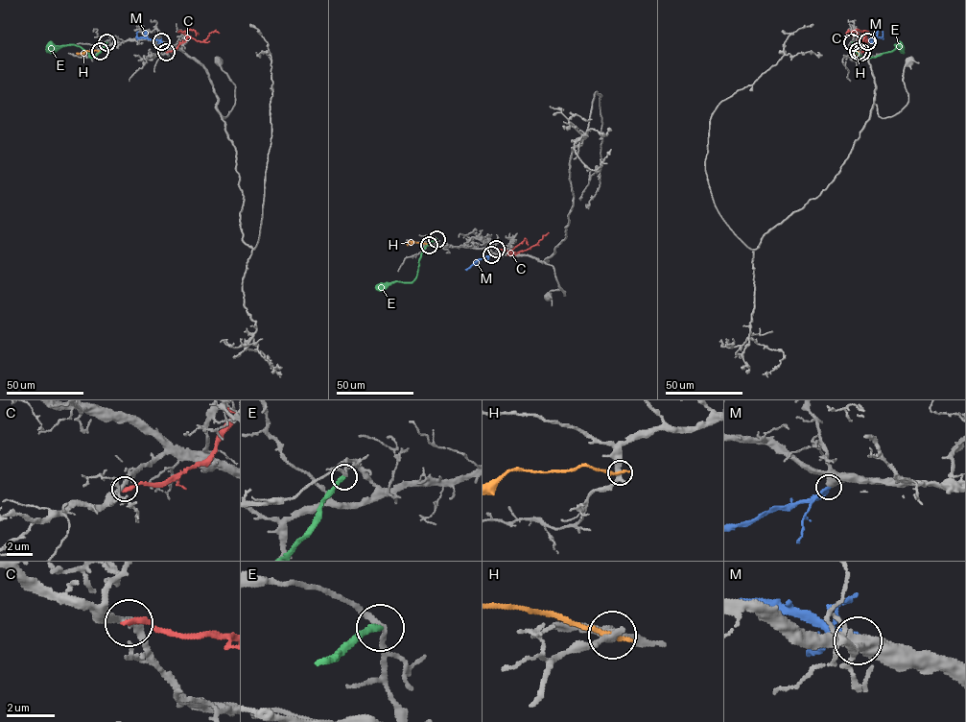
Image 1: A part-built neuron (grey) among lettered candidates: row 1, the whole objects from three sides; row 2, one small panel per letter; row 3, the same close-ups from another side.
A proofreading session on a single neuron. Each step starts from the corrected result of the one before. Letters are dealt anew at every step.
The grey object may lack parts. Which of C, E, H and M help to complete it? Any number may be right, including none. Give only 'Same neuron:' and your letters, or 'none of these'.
Same neuron: M

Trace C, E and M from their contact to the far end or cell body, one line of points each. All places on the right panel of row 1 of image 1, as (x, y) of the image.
C: (861, 52), (866, 37), (859, 41), (854, 33), (846, 33)
E: (852, 42), (860, 57), (871, 58), (891, 52), (895, 45), (903, 52)
M: (867, 41), (882, 37), (883, 31)

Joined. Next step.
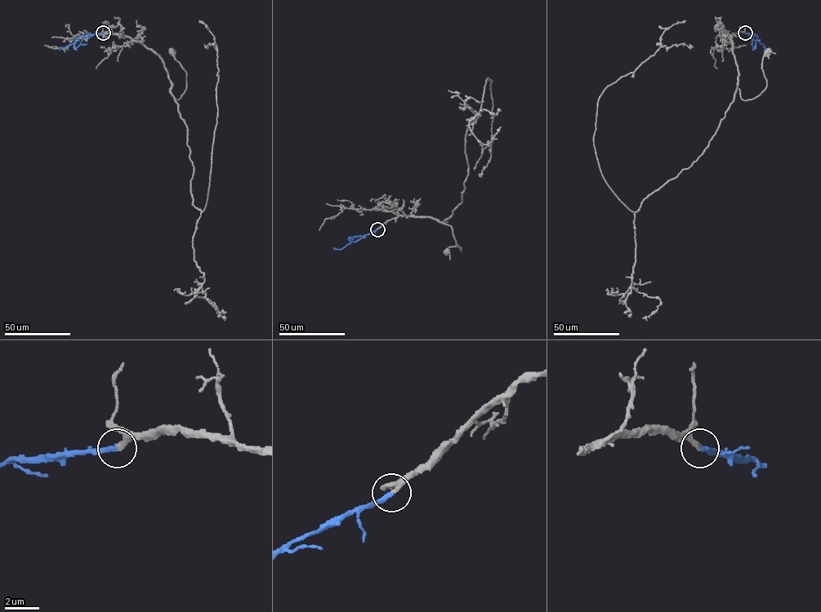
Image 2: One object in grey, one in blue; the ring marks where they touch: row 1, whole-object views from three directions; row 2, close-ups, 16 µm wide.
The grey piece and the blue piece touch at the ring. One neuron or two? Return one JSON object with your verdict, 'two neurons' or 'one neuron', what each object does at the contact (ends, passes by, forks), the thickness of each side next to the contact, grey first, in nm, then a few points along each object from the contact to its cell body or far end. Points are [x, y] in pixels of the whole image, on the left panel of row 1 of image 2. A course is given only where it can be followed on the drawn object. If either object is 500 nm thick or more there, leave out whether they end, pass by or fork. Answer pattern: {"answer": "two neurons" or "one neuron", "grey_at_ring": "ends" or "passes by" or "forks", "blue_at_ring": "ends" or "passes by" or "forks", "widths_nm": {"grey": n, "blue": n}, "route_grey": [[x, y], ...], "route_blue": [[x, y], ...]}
{"answer": "one neuron", "grey_at_ring": "ends", "blue_at_ring": "ends", "widths_nm": {"grey": 280, "blue": 280}, "route_grey": [[103, 33], [129, 36], [151, 48], [163, 64], [171, 94], [178, 100], [186, 86], [186, 72], [173, 50]], "route_blue": [[103, 33], [80, 36], [73, 43], [60, 50]]}

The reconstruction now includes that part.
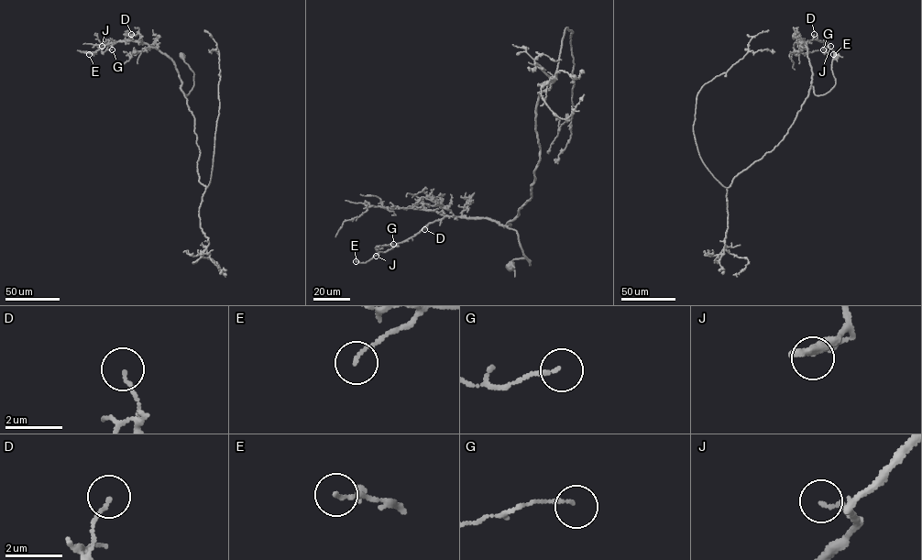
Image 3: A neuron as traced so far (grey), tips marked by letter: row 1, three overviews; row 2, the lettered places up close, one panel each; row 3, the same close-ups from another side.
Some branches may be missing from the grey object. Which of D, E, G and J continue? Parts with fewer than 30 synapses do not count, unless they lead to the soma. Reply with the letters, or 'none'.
none

